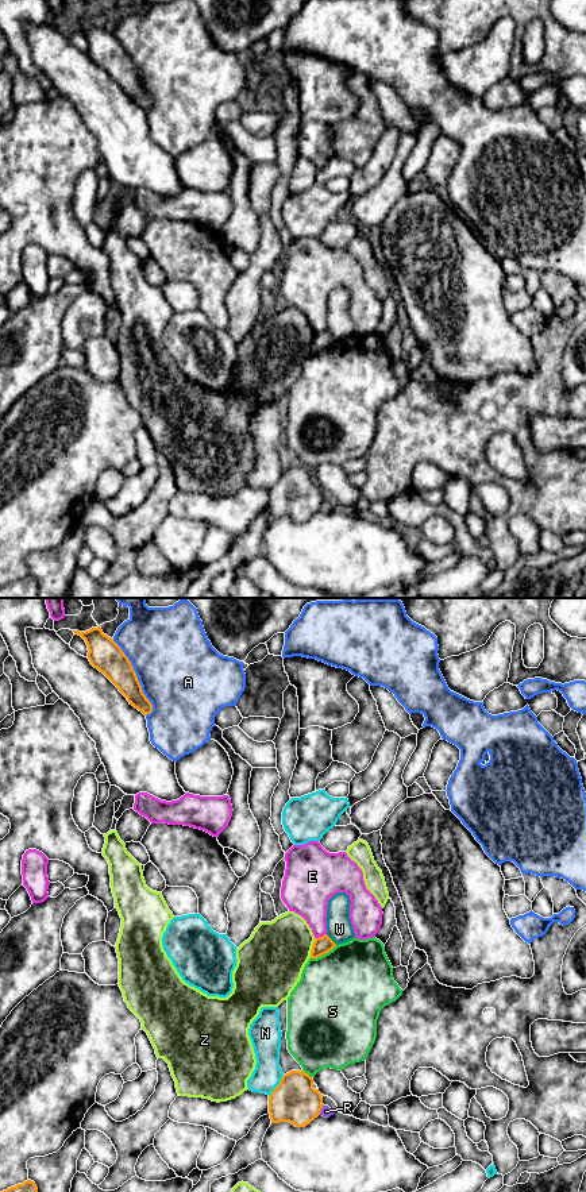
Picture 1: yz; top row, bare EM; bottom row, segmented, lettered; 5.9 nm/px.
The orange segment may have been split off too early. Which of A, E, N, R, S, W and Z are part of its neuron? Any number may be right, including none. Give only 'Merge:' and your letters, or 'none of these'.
Merge: none of these

